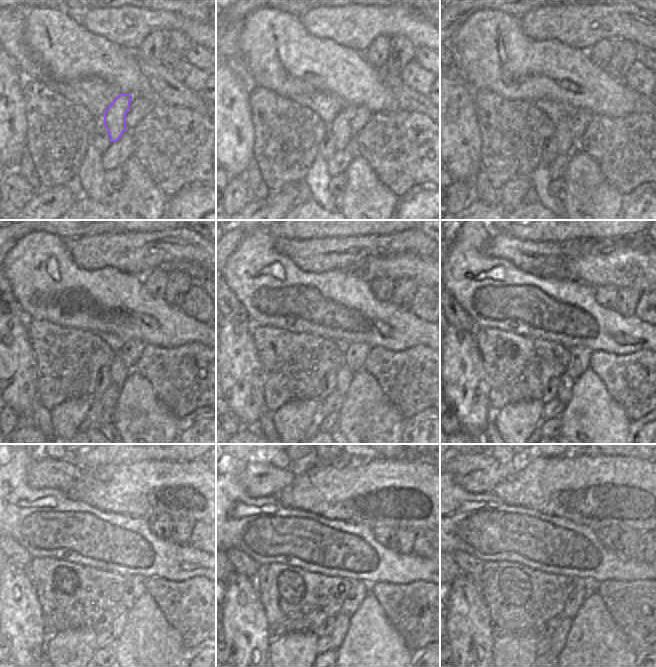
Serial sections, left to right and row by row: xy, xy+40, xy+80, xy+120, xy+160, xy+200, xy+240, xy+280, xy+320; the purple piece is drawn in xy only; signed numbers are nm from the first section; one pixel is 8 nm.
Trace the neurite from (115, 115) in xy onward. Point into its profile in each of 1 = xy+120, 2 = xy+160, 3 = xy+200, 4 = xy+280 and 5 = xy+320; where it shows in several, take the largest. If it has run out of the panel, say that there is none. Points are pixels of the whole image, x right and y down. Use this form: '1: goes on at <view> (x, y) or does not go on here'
1: goes on at xy+120 (119, 372)
2: goes on at xy+160 (343, 375)
3: goes on at xy+200 (566, 384)
4: goes on at xy+280 (340, 629)
5: goes on at xy+320 (557, 640)

